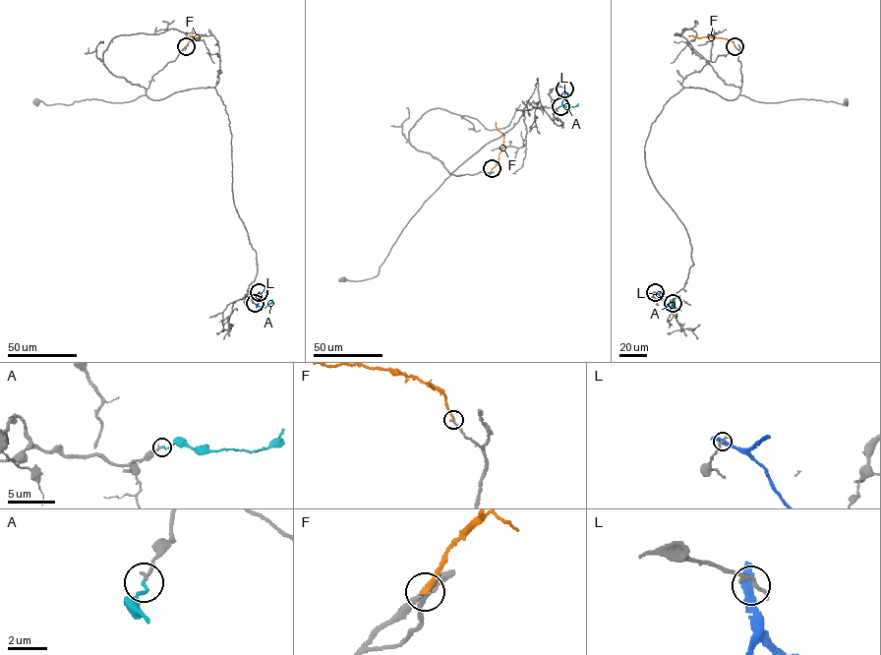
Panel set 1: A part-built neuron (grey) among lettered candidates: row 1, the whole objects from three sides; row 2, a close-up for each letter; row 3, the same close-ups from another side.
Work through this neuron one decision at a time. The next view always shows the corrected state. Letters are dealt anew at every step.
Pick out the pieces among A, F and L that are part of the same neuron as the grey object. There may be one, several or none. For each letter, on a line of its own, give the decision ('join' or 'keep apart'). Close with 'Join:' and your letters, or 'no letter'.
A: join
F: keep apart
L: keep apart
Join: A

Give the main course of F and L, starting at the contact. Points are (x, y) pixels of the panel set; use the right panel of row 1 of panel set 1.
F: (734, 46), (725, 38), (688, 35)
L: (654, 292), (671, 307)

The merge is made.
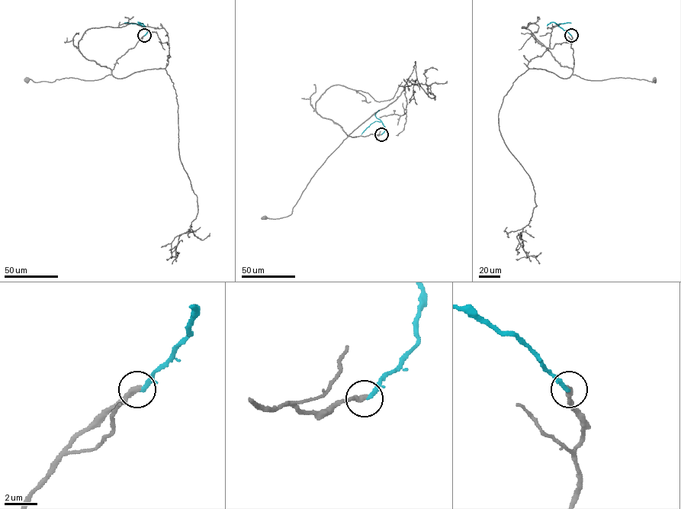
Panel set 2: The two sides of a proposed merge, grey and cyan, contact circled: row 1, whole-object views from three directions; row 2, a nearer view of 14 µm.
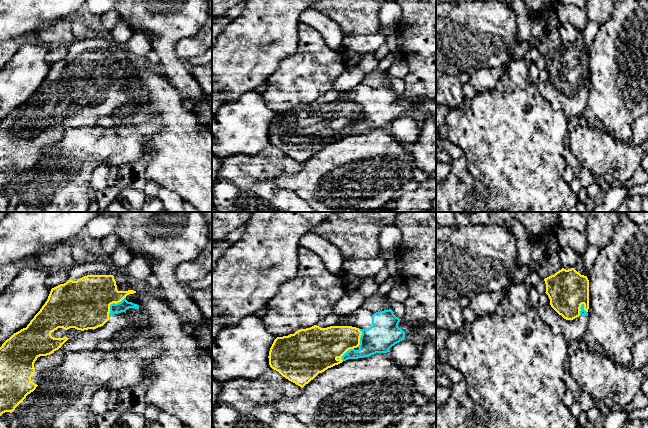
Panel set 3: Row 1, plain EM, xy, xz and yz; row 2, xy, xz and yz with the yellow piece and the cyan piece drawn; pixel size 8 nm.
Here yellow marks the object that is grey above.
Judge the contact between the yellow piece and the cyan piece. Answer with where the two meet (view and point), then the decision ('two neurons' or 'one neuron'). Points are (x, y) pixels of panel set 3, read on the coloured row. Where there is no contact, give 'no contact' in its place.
meets yellow in xy at (111, 303); one neuron

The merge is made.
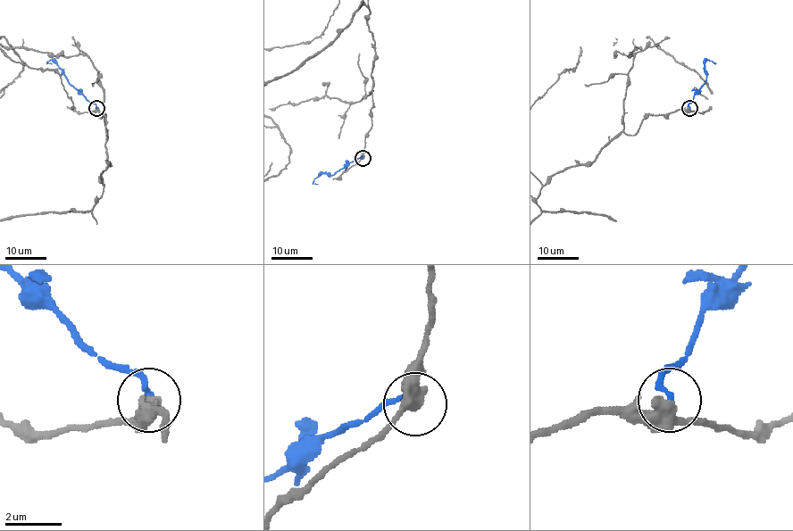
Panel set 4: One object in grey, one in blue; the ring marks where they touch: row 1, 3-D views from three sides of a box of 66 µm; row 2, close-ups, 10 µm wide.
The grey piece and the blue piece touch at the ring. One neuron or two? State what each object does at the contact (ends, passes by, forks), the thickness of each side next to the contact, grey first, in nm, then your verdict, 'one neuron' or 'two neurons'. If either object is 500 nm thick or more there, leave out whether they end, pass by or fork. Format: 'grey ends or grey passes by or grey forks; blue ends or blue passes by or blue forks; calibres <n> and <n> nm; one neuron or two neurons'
grey forks; blue ends; calibres 340 and 240 nm; one neuron

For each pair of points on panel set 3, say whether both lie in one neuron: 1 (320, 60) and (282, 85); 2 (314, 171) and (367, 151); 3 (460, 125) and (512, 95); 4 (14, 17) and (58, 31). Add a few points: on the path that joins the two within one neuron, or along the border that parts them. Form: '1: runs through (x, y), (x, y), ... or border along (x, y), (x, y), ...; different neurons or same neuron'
1: runs through (311, 69), (301, 79), (291, 85); same neuron
2: runs through (327, 168), (333, 162), (342, 162), (354, 157); same neuron
3: runs through (473, 125), (482, 125), (499, 108); same neuron
4: border along (58, 20), (41, 25), (34, 31); different neurons

